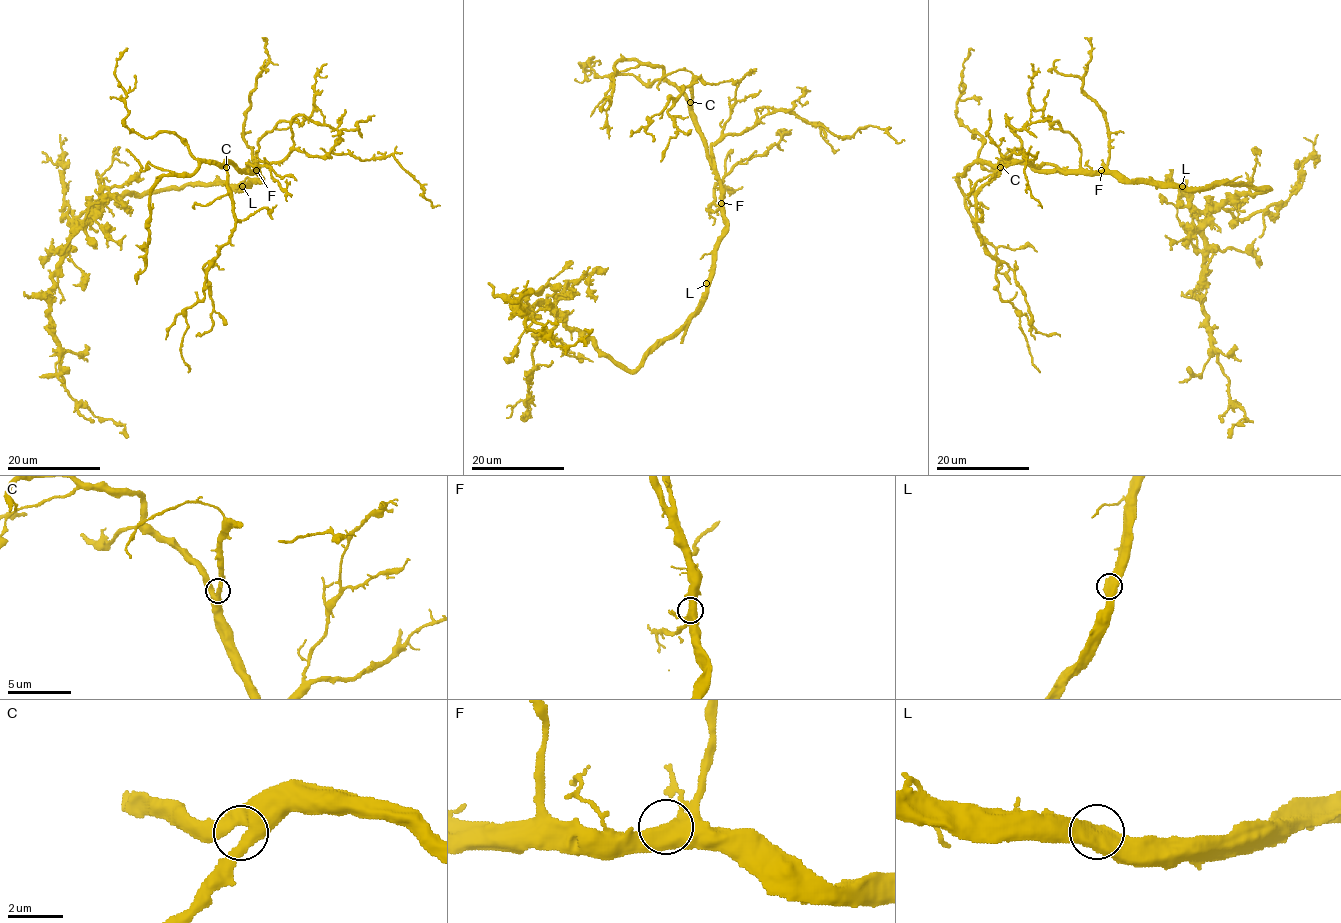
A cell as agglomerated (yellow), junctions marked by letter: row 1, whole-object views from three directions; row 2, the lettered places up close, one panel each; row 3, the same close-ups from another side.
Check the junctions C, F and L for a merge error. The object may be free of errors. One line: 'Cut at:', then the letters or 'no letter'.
Cut at: no letter

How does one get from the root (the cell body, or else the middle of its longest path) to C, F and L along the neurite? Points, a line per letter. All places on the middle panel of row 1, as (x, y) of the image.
C: (694, 311), (704, 296), (713, 252), (725, 227), (725, 217), (722, 211), (721, 181), (690, 102)
F: (694, 311), (704, 296), (713, 252), (725, 227), (721, 203)
L: (694, 311), (702, 302), (707, 283)

